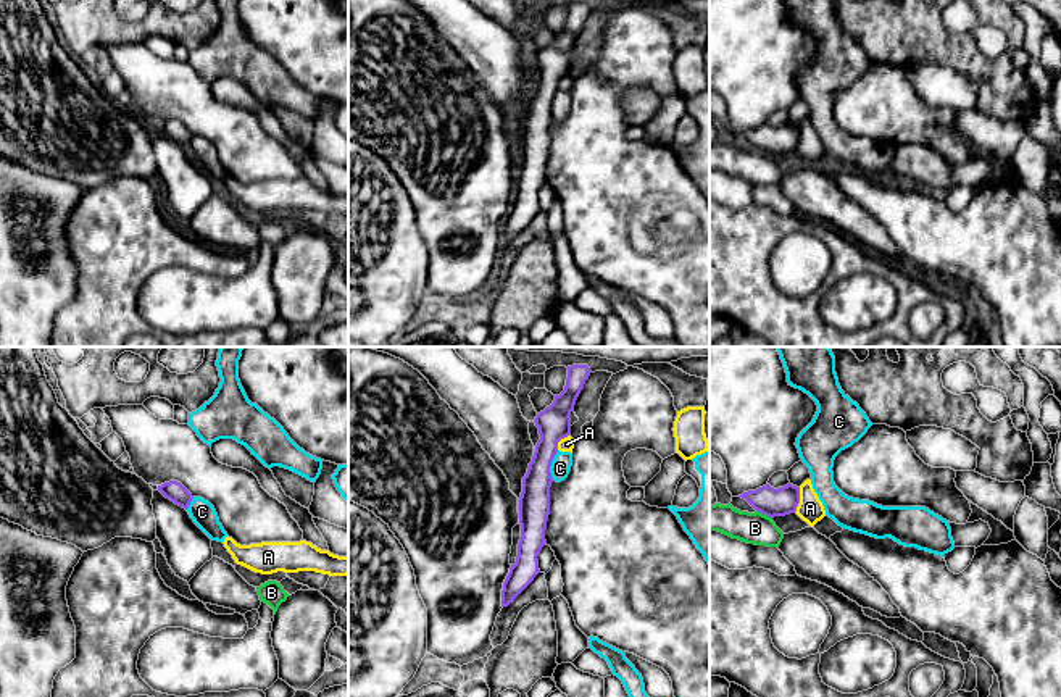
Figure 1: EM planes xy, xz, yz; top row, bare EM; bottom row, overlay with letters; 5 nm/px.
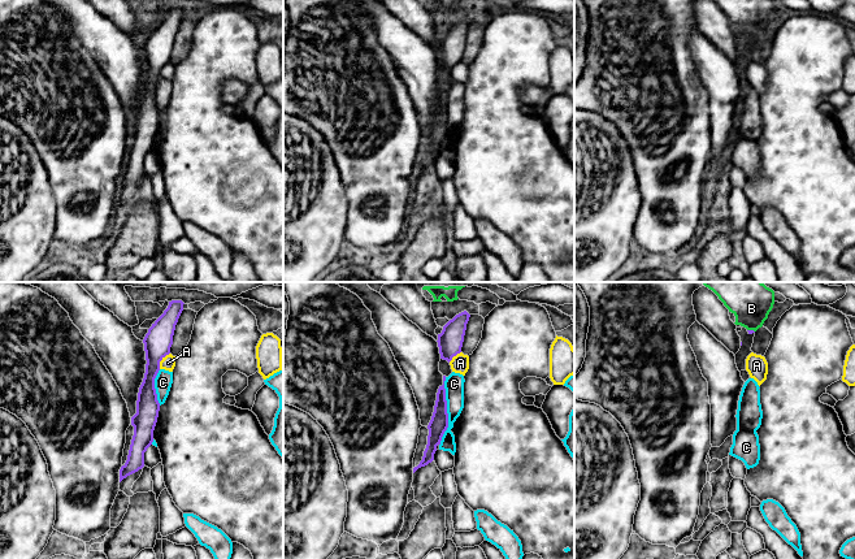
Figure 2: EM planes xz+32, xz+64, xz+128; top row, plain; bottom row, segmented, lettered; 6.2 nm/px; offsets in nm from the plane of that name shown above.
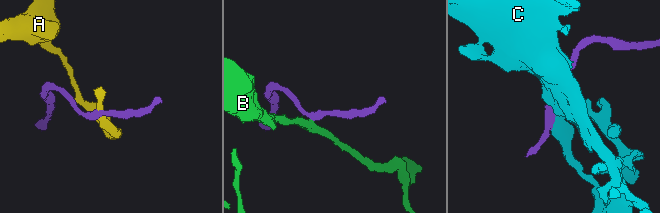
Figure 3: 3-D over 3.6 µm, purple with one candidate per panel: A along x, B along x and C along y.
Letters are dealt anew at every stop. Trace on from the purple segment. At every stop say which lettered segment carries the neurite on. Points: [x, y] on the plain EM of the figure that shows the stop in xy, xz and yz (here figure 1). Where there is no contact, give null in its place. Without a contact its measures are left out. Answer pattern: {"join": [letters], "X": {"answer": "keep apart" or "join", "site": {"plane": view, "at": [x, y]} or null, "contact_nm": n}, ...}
{"join": [], "A": {"answer": "keep apart", "site": {"plane": "yz", "at": [798, 139]}, "contact_nm": 130}, "B": {"answer": "keep apart", "site": {"plane": "yz", "at": [765, 152]}, "contact_nm": 90}, "C": {"answer": "keep apart", "site": {"plane": "xz", "at": [550, 104]}, "contact_nm": 160}}

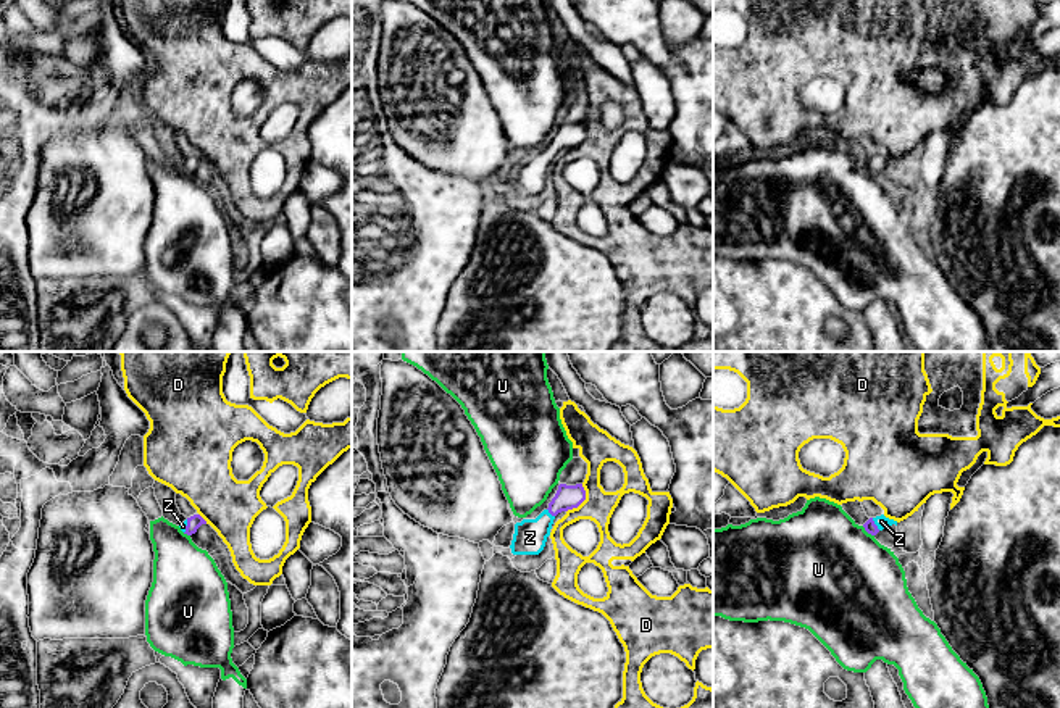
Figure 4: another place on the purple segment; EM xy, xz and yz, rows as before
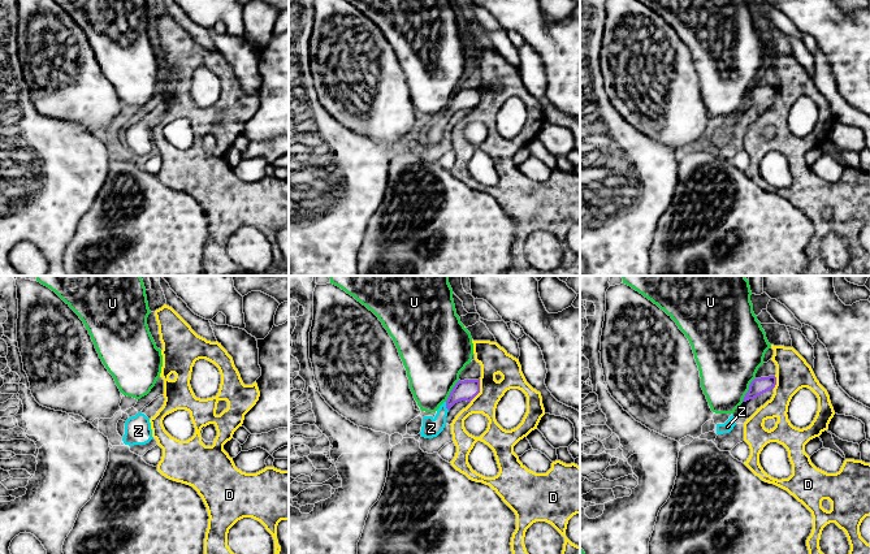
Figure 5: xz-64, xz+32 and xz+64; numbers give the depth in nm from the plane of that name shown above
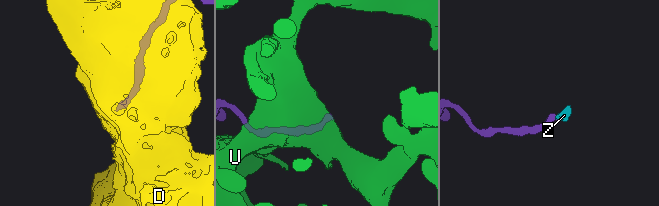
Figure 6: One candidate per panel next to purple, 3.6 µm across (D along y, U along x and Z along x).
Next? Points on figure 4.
{"join": ["Z"], "D": {"answer": "keep apart", "site": {"plane": "xz", "at": [583, 139]}, "contact_nm": 170}, "U": {"answer": "keep apart", "site": {"plane": "yz", "at": [868, 171]}, "contact_nm": 80}, "Z": {"answer": "join", "site": {"plane": "yz", "at": [875, 163]}, "contact_nm": 80}}

